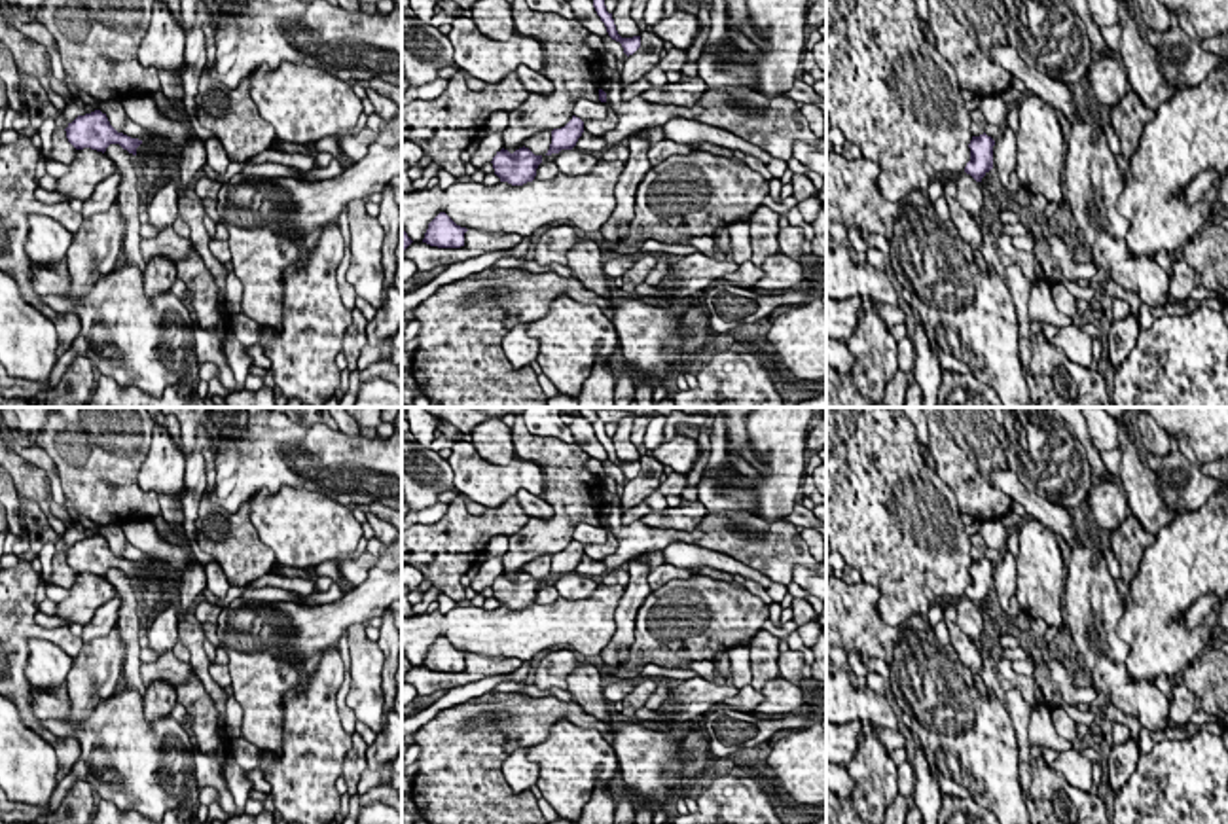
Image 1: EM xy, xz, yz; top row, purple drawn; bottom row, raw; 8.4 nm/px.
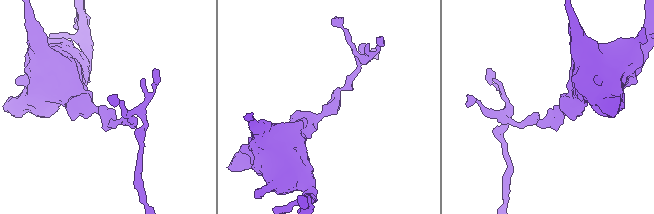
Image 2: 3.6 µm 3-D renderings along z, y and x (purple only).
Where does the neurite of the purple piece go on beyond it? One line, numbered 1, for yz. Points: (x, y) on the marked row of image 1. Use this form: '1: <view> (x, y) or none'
1: none

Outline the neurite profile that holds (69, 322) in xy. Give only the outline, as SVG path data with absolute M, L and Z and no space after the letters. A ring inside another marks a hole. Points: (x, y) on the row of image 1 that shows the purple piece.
M25 134L11 144L0 144L0 271L9 275L23 297L55 324L57 356L63 356L80 335L81 322L74 313L53 311L34 292L32 260L25 252L28 216L49 216L70 233L80 229L83 216L76 214L68 203L51 206L34 197L38 161L40 150Z

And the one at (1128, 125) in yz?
M1133 89L1111 108L1111 125L1120 140L1120 153L1126 161L1139 150L1145 125L1152 119L1154 110L1147 108Z

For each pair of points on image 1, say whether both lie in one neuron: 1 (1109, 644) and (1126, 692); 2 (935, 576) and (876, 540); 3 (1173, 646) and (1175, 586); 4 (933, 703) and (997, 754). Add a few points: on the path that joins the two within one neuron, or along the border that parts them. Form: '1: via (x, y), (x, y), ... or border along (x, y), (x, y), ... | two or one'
1: via (1109, 656), (1109, 675), (1115, 680) | one
2: via (920, 576), (912, 576), (891, 555) | one
3: via (1162, 631), (1162, 601) | one
4: via (956, 699), (967, 699), (988, 720), (988, 732) | one

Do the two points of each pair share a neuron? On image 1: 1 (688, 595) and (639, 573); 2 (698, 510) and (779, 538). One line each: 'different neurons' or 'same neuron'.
1: different neurons
2: different neurons

